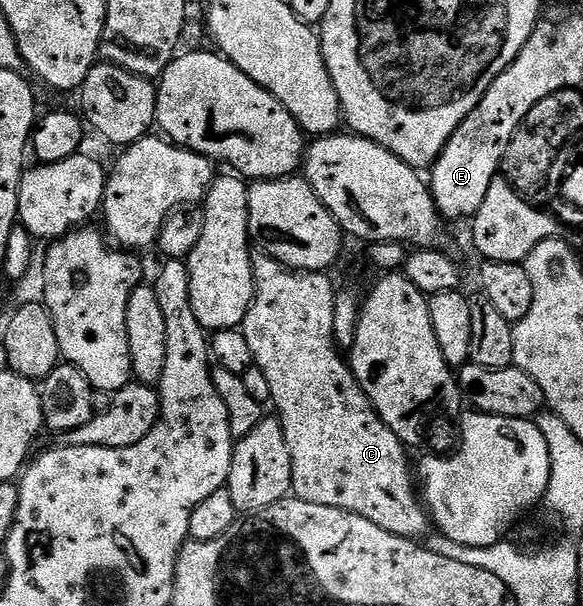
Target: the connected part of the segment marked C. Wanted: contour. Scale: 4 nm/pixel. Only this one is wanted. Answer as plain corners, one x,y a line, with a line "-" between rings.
258,251
251,254
251,266
255,280
255,298
251,300
251,306
247,308
247,314
241,328
245,339
249,339
249,351
253,351
254,368
265,371
265,379
269,383
269,391
271,392
270,404
275,405
276,410
274,409
274,412
277,414
279,422
283,424
285,443
289,443
289,459
293,467
291,487
294,496
299,497
302,501
317,503
321,507
337,507
341,511
356,513
365,519
369,519
369,523
377,523
377,527
381,527
398,537
426,538
429,533
429,514
421,504
421,497
417,492
417,477
413,472
413,461
411,465
410,459
407,458
408,450
403,442
397,439
397,435
393,435
393,431
389,431
389,427
379,418
377,411
371,406
371,400
357,383
355,373
345,360
344,354
335,345
333,303
335,302
336,282
331,282
327,278
326,272
301,273
297,269
290,269
281,263
277,263
277,259
273,259
268,253

